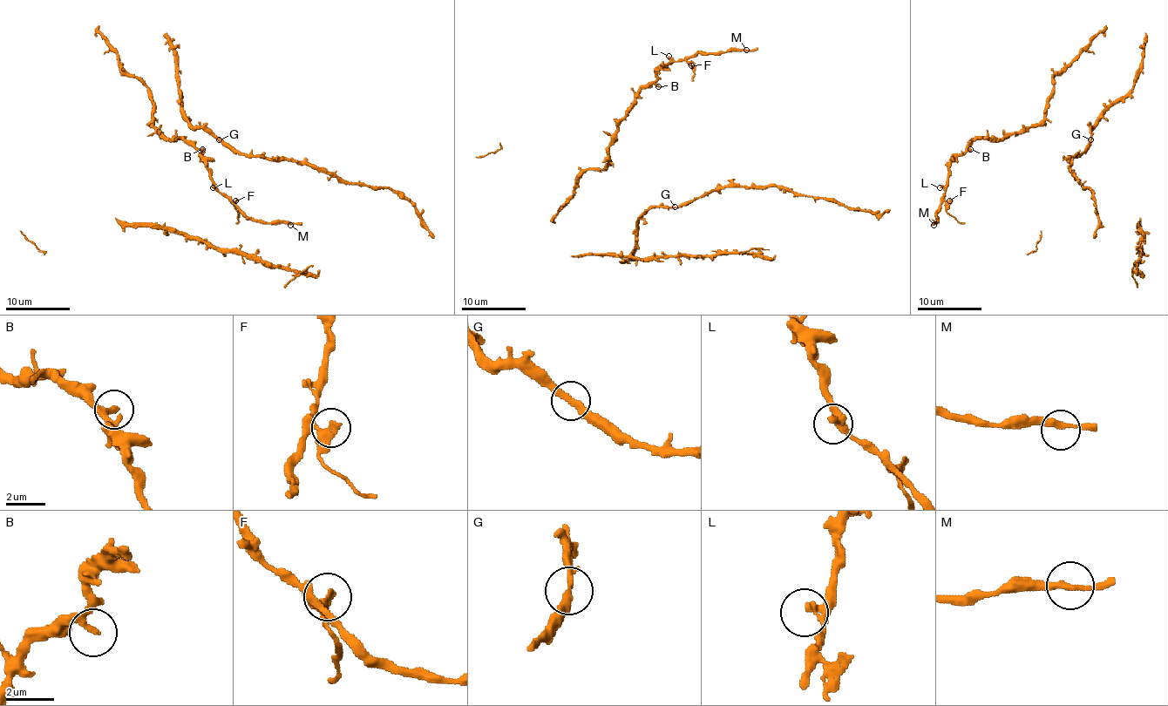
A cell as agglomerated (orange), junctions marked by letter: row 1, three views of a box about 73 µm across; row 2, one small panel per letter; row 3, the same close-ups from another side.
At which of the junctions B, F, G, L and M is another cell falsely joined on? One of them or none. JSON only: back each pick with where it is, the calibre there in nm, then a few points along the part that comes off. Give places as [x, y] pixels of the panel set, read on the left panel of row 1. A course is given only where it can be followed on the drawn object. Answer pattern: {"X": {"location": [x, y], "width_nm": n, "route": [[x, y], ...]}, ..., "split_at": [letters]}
{"split_at": []}

